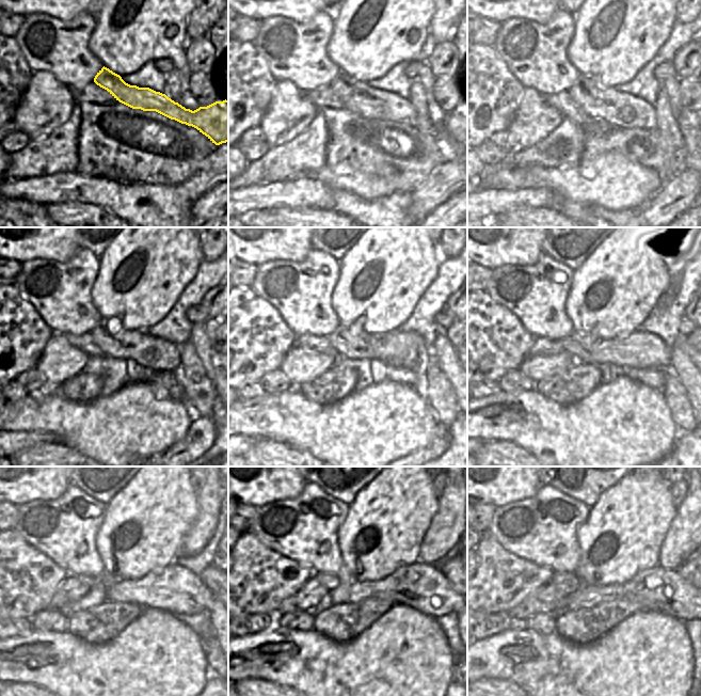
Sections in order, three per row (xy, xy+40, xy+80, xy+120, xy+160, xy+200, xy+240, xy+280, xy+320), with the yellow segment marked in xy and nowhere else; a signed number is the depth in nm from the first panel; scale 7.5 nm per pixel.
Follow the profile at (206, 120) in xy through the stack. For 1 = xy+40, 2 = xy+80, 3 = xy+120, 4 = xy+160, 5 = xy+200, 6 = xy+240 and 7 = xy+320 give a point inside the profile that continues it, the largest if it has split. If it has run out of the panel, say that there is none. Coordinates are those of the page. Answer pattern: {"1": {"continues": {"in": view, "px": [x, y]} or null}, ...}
{"1": {"continues": {"in": "xy+40", "px": [359, 97]}}, "2": {"continues": {"in": "xy+80", "px": [620, 109]}}, "3": {"continues": {"in": "xy+120", "px": [158, 354]}}, "4": {"continues": {"in": "xy+160", "px": [351, 342]}}, "5": {"continues": {"in": "xy+200", "px": [579, 344]}}, "6": {"continues": {"in": "xy+240", "px": [90, 581]}}, "7": {"continues": {"in": "xy+320", "px": [568, 582]}}}

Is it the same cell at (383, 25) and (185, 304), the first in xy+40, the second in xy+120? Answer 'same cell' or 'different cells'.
different cells

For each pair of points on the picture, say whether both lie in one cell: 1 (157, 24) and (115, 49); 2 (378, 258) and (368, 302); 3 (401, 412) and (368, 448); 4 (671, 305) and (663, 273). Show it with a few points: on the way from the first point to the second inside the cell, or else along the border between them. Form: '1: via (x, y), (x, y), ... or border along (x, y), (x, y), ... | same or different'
1: via (146, 24), (141, 24), (126, 38) | same
2: via (384, 269), (384, 275), (377, 291) | same
3: via (393, 421), (373, 440) | same
4: border along (678, 267), (675, 281), (663, 294), (653, 310) | different

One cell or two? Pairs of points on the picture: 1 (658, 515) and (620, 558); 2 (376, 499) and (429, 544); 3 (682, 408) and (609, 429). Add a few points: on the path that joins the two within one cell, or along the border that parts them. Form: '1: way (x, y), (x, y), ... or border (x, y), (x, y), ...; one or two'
1: way (648, 525), (625, 548); one
2: border (433, 517), (419, 546), (419, 557), (417, 559); two
3: border (659, 390), (680, 430); two

